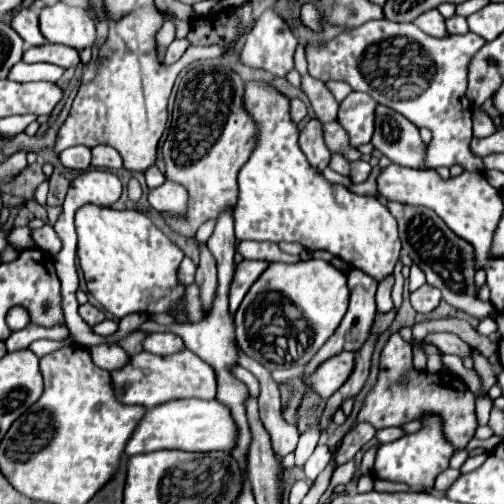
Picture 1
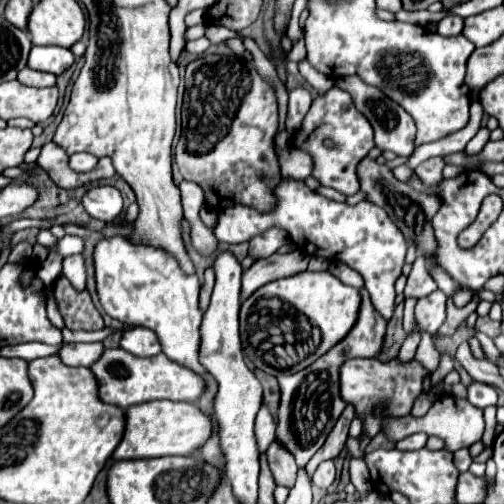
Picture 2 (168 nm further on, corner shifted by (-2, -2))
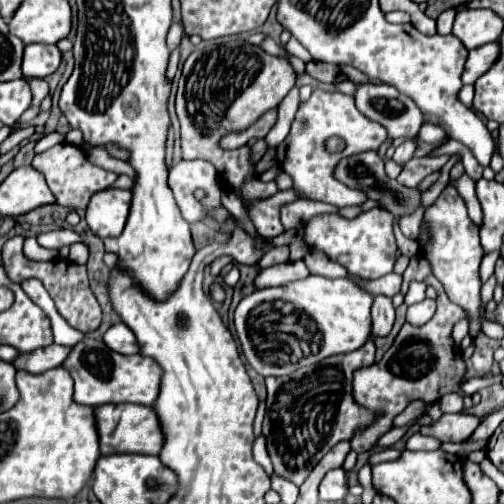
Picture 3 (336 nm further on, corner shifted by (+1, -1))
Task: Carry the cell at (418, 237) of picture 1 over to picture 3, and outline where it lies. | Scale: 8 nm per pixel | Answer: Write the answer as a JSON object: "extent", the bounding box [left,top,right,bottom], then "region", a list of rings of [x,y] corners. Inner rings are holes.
{"extent":[336,151,422,221],"region":[[[366,151],[366,153],[358,153],[358,155],[342,159],[338,163],[338,167],[336,167],[336,177],[344,185],[360,189],[362,193],[366,193],[368,199],[380,203],[380,207],[384,207],[386,211],[390,211],[396,221],[402,219],[402,217],[406,217],[406,215],[412,215],[420,207],[420,203],[422,203],[422,191],[420,189],[400,185],[396,179],[390,179],[384,173],[384,163],[382,163],[382,159],[378,157],[376,151]]]}

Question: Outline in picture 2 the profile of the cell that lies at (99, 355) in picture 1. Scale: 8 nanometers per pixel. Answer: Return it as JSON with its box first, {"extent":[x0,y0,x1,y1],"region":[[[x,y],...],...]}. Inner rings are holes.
{"extent":[57,344,103,366],"region":[[[65,344],[59,348],[57,356],[67,366],[91,366],[103,354],[103,344]]]}

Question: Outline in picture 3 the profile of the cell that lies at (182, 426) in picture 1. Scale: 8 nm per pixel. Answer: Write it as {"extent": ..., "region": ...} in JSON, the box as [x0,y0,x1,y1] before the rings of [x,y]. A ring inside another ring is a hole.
{"extent":[96,403,164,455],"region":[[[134,403],[102,405],[102,407],[96,407],[96,421],[98,421],[102,455],[112,455],[112,453],[158,455],[164,447],[164,429],[160,425],[160,419],[154,407],[134,405]]]}

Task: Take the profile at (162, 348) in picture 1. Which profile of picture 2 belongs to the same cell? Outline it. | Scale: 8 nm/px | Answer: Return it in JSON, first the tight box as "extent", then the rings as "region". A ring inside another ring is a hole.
{"extent":[119,328,161,356],"region":[[[149,328],[125,330],[121,340],[119,340],[119,348],[127,350],[127,352],[131,352],[135,356],[155,356],[155,354],[161,352],[159,340]]]}

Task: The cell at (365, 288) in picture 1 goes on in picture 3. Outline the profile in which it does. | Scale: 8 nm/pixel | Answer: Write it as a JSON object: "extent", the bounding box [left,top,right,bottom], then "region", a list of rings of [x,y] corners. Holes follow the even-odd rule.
{"extent":[262,339,374,485],"region":[[[368,339],[360,349],[332,355],[318,365],[296,369],[288,377],[266,377],[268,399],[262,433],[268,441],[268,453],[274,471],[302,485],[308,469],[342,439],[350,439],[356,427],[372,423],[374,413],[360,409],[352,399],[352,373],[360,365],[374,363],[374,341]]]}

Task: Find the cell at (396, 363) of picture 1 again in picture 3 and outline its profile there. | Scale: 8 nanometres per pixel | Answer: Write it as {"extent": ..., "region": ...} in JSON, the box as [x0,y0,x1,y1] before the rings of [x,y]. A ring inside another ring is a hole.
{"extent":[420,413,480,443],"region":[[[444,413],[438,421],[432,421],[430,425],[422,425],[420,433],[422,435],[432,435],[440,441],[452,441],[452,443],[462,443],[466,441],[476,427],[480,425],[480,417],[468,415],[468,413]]]}

